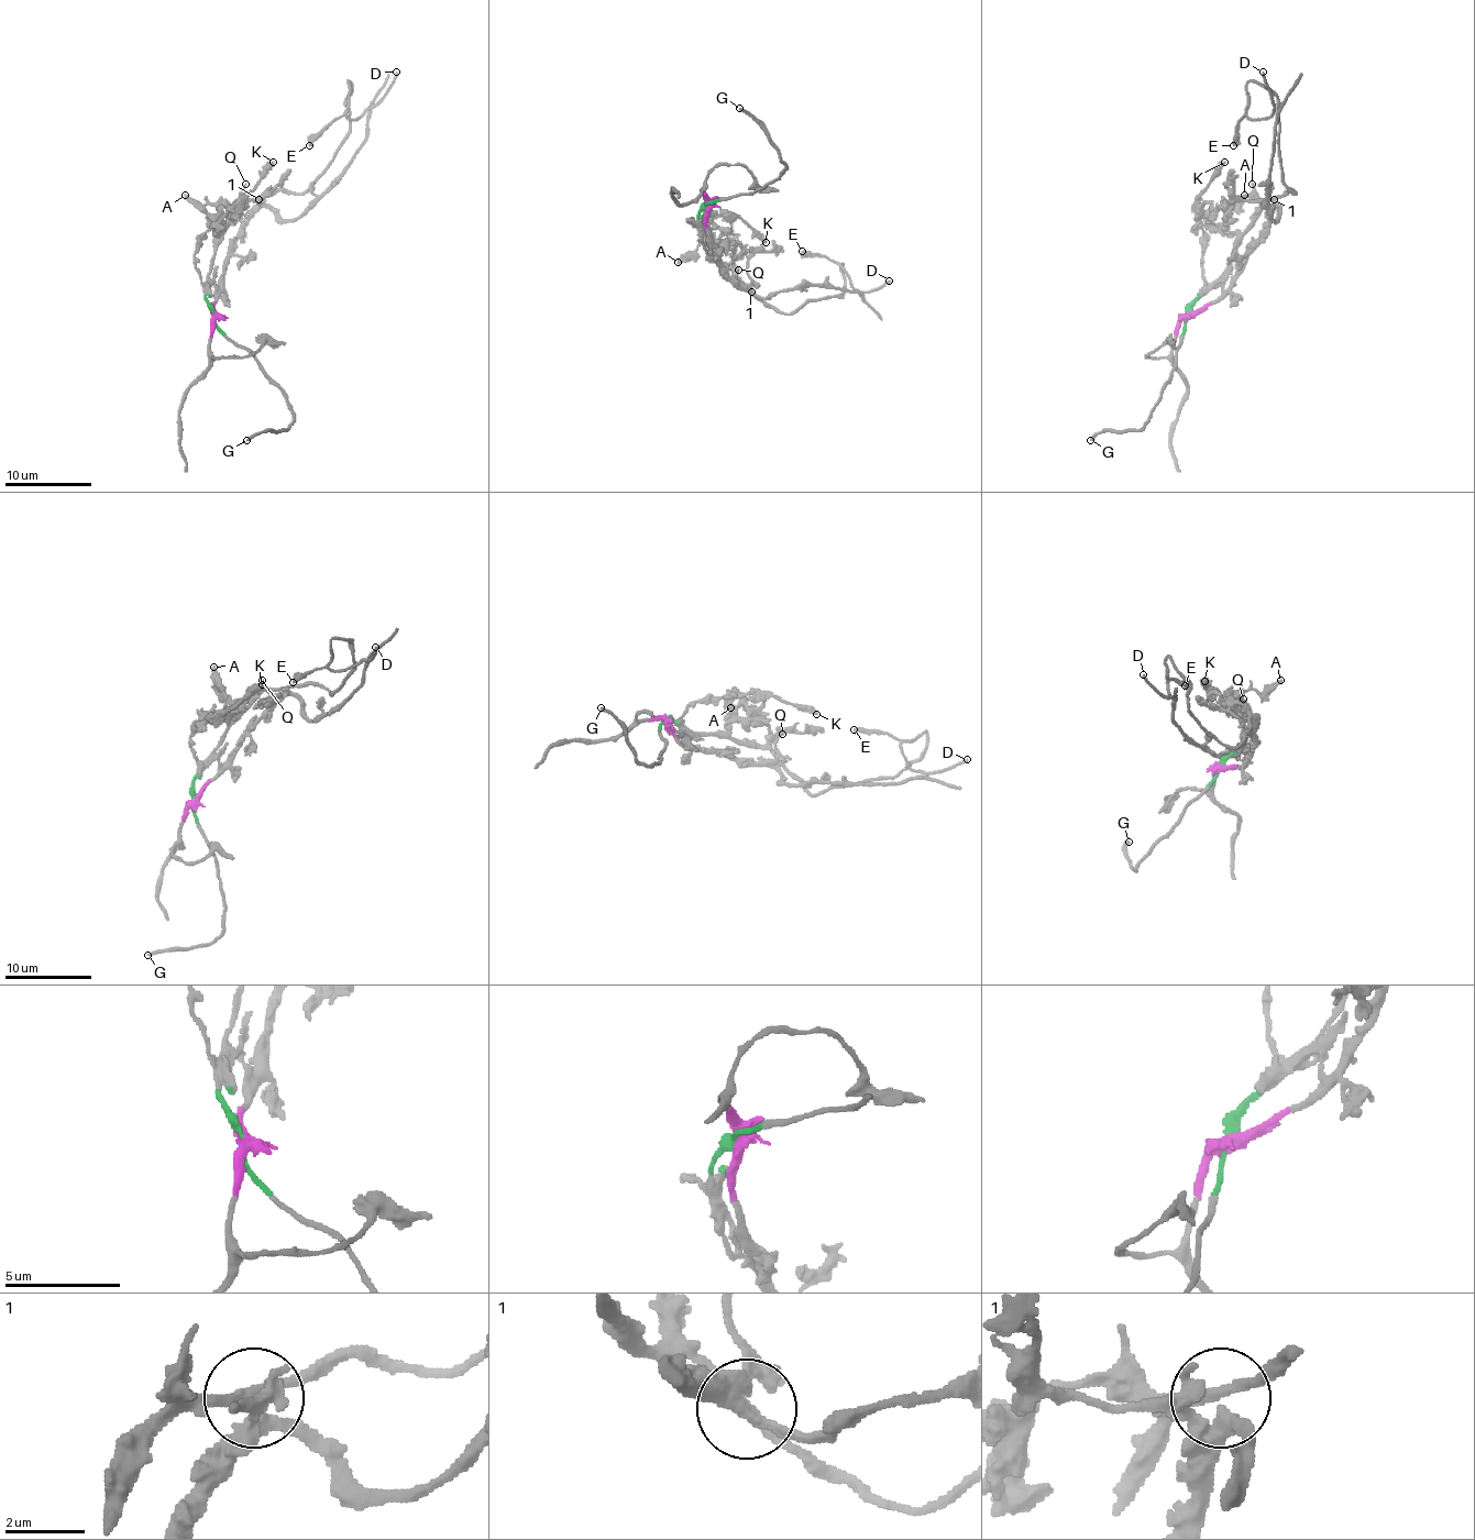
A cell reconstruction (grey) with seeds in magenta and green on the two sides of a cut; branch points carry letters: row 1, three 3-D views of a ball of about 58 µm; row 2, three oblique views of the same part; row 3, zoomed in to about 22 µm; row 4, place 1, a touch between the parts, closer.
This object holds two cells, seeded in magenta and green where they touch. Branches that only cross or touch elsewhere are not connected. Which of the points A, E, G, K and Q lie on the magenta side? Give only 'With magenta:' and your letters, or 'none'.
With magenta: none

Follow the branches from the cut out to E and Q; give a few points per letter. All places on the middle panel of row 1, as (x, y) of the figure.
E: (706, 206), (700, 212), (700, 239), (719, 268), (782, 312), (841, 297), (844, 290), (841, 264), (802, 252)
Q: (706, 206), (700, 212), (700, 239), (704, 248), (730, 277), (739, 268)

